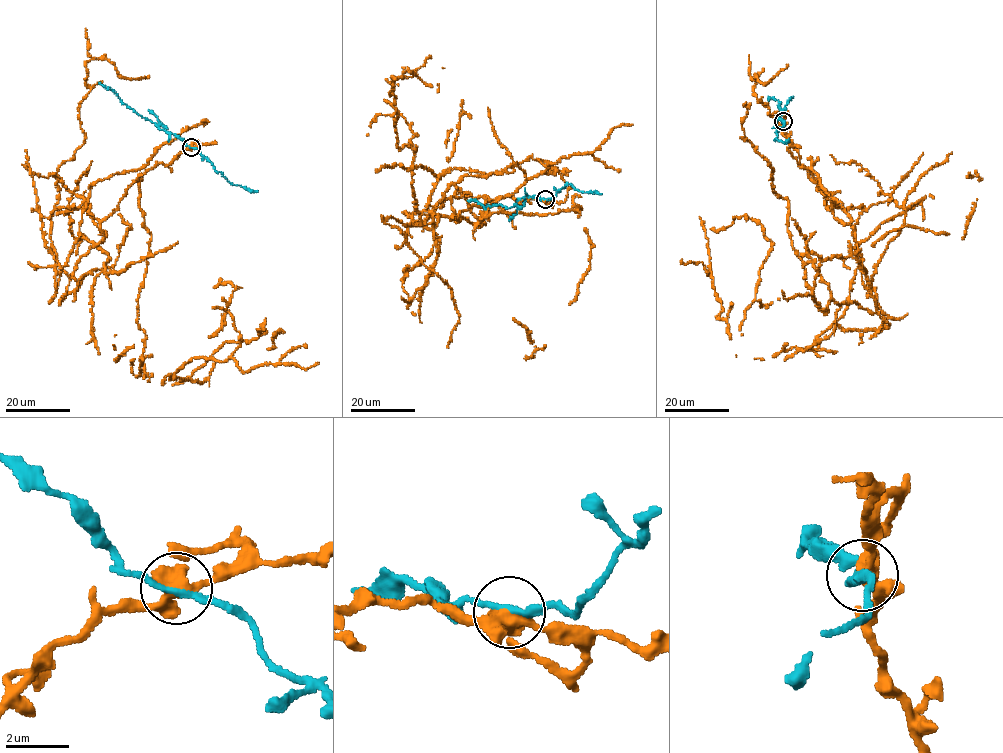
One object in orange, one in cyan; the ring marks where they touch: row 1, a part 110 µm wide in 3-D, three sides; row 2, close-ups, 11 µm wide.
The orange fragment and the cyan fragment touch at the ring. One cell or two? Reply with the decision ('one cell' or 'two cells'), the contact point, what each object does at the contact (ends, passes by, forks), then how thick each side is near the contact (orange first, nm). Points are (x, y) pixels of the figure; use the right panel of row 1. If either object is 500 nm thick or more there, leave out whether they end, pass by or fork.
two cells; at (783, 121); orange forks there; cyan passes by; 420 nm thick on the orange side, 170 nm on the other

